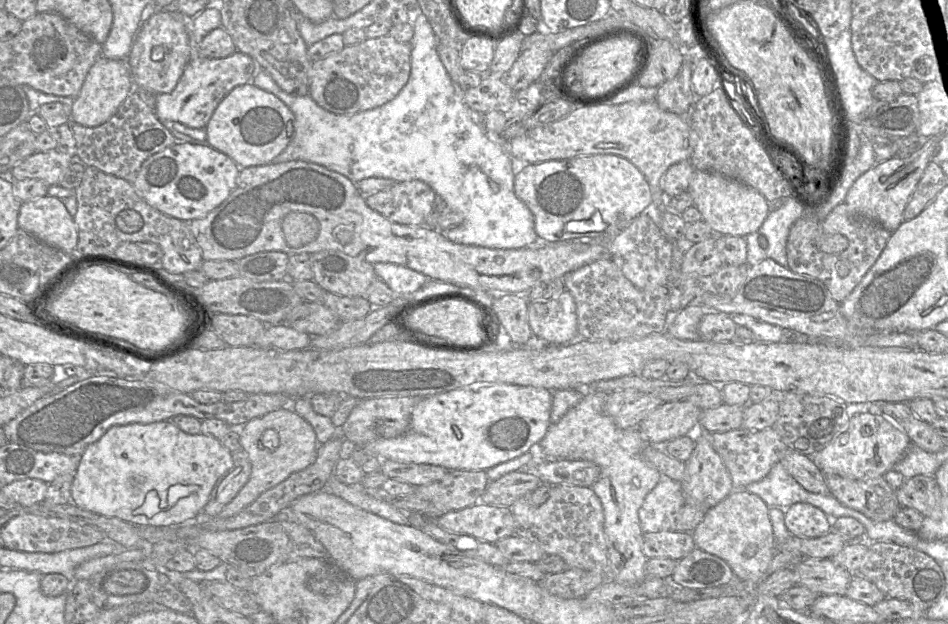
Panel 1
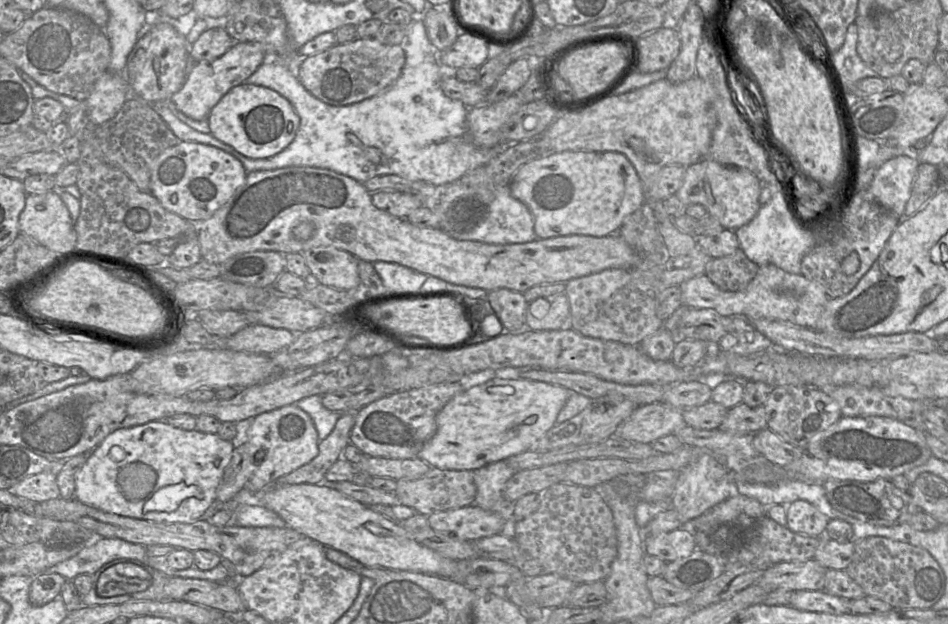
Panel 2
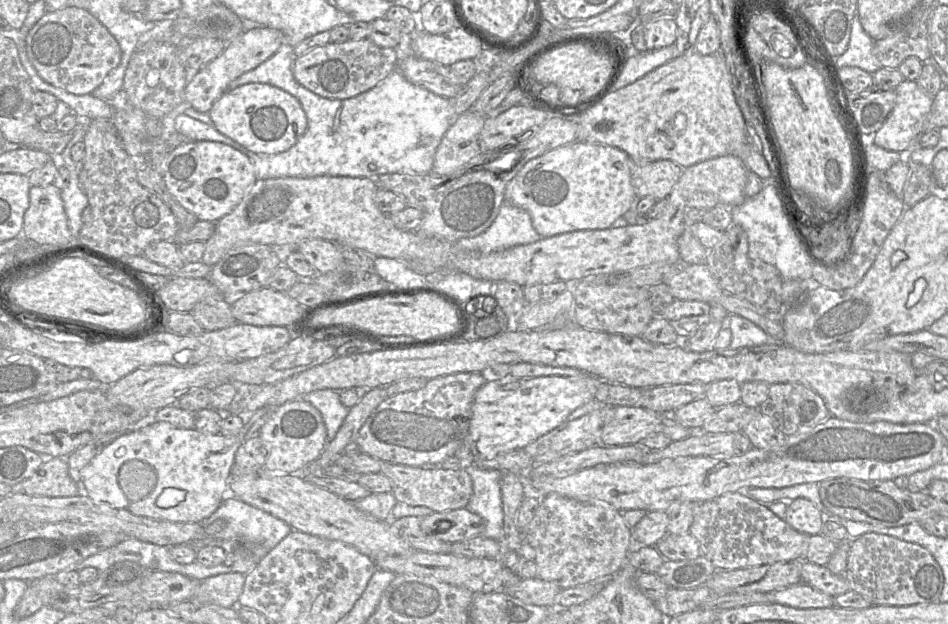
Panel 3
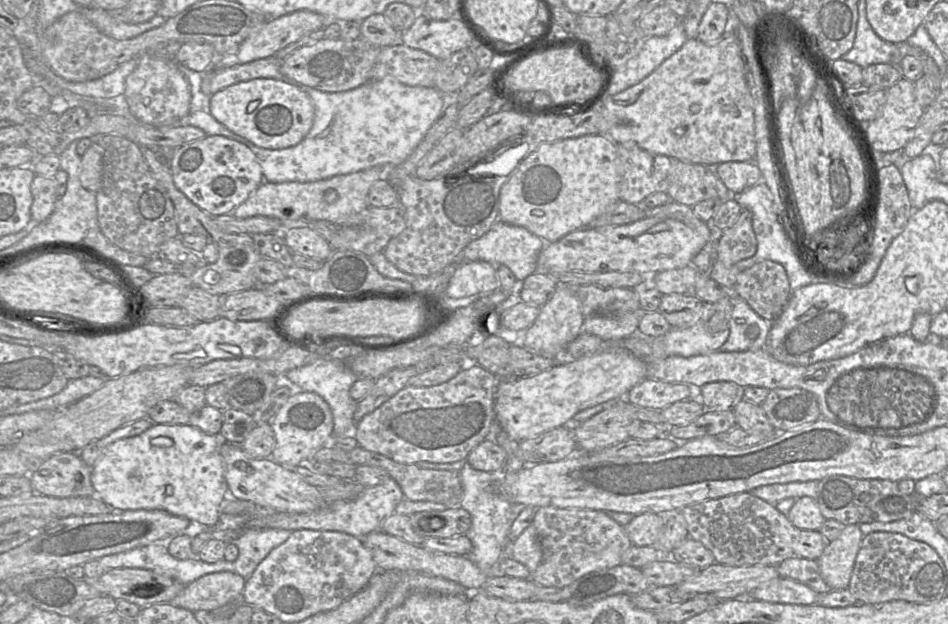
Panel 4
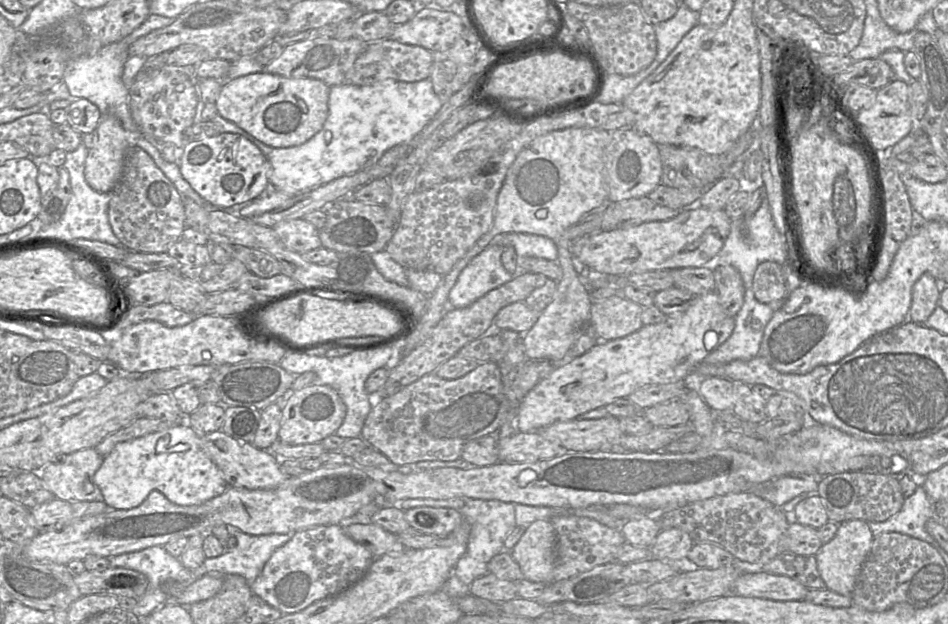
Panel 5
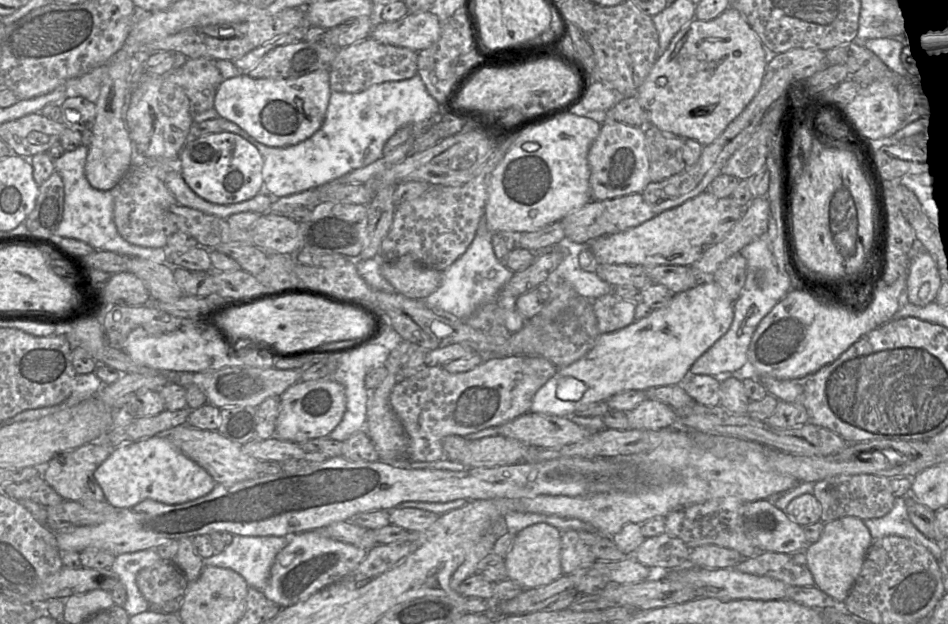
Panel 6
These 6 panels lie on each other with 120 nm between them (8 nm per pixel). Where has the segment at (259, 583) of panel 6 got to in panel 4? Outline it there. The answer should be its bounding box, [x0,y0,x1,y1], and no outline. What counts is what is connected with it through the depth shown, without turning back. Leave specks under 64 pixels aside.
[193,512,292,580]

